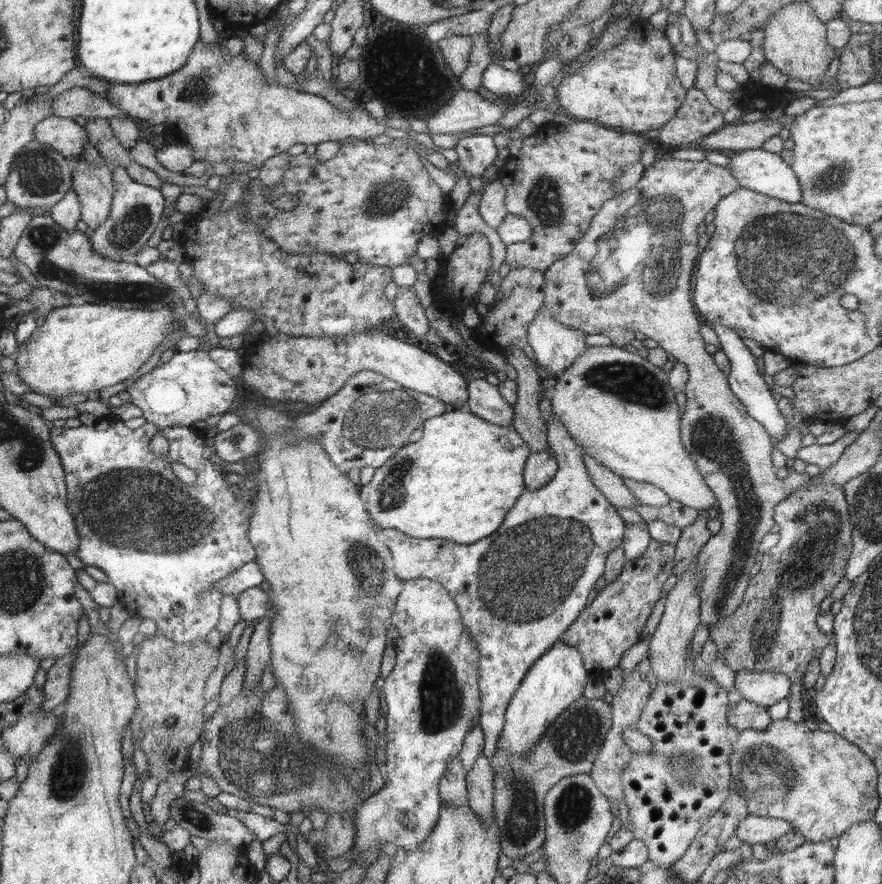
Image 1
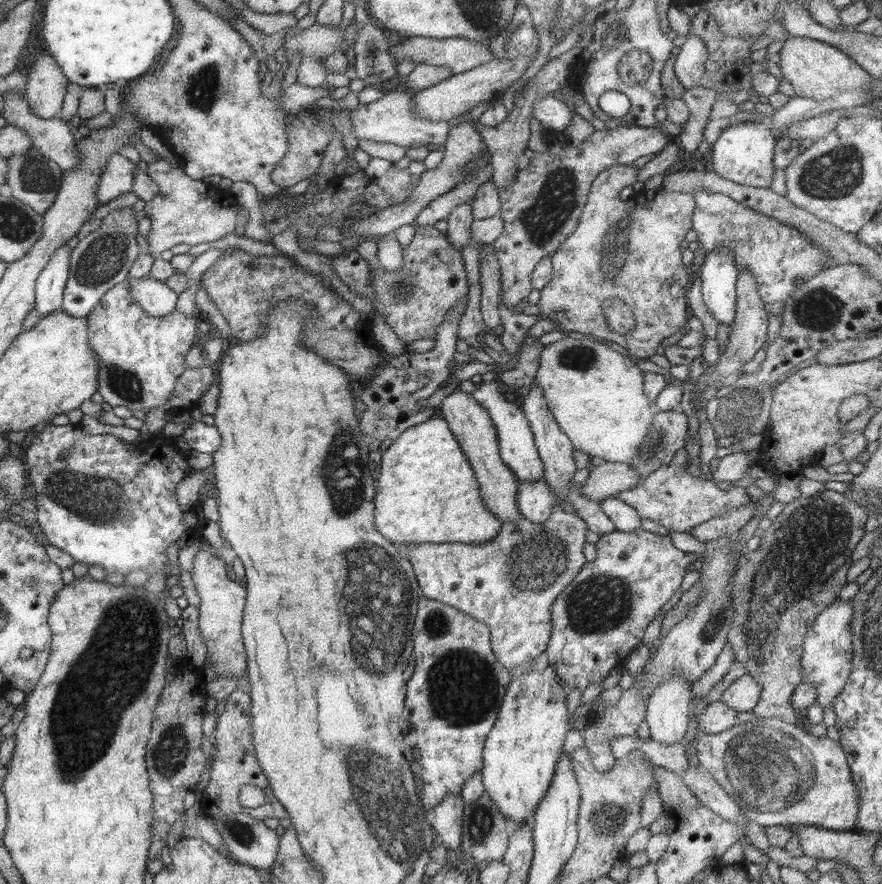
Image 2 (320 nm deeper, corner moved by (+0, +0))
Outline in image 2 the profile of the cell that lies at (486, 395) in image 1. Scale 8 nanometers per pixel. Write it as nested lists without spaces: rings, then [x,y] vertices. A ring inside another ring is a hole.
[[[496,380],[478,385],[477,389],[471,392],[471,397],[488,411],[490,420],[494,423],[494,430],[496,430],[496,441],[498,441],[500,458],[516,475],[519,483],[540,480],[540,477],[543,476],[544,466],[538,455],[530,424],[526,420],[522,409],[515,403],[508,401],[498,391]]]

